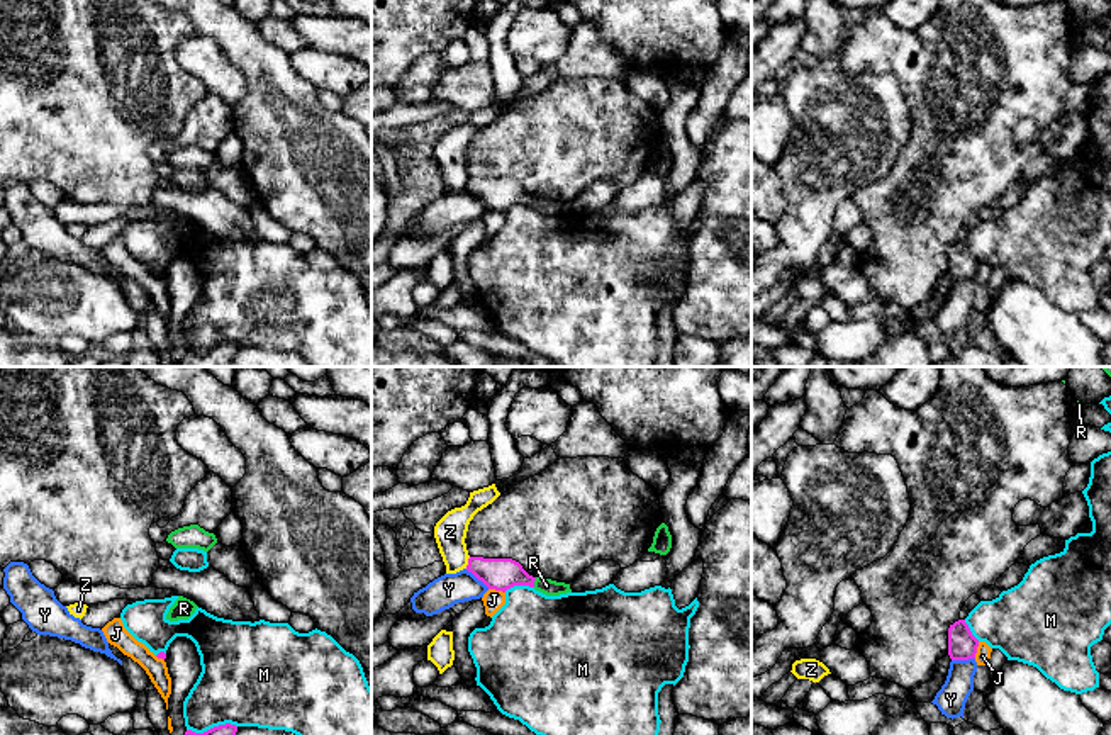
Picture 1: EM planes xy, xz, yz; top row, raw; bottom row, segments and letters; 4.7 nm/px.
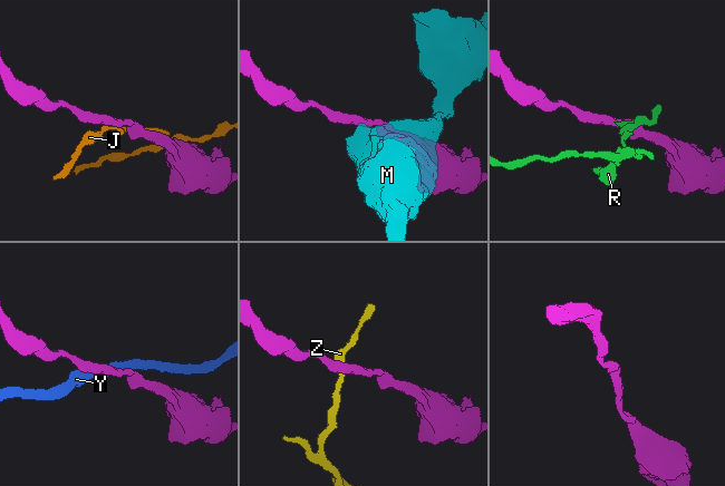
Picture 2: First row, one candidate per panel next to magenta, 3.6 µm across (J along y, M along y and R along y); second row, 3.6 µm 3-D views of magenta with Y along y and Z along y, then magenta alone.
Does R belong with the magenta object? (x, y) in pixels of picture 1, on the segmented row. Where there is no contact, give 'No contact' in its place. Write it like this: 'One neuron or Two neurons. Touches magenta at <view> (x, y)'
Two neurons. Touches magenta at xz (533, 583)

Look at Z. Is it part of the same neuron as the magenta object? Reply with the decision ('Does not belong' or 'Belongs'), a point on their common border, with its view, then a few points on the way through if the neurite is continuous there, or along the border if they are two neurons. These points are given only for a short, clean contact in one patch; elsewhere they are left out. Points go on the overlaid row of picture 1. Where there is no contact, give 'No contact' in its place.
Does not belong. Touches magenta at xz (468, 562). Boundary: xz (470, 557), (465, 567)

